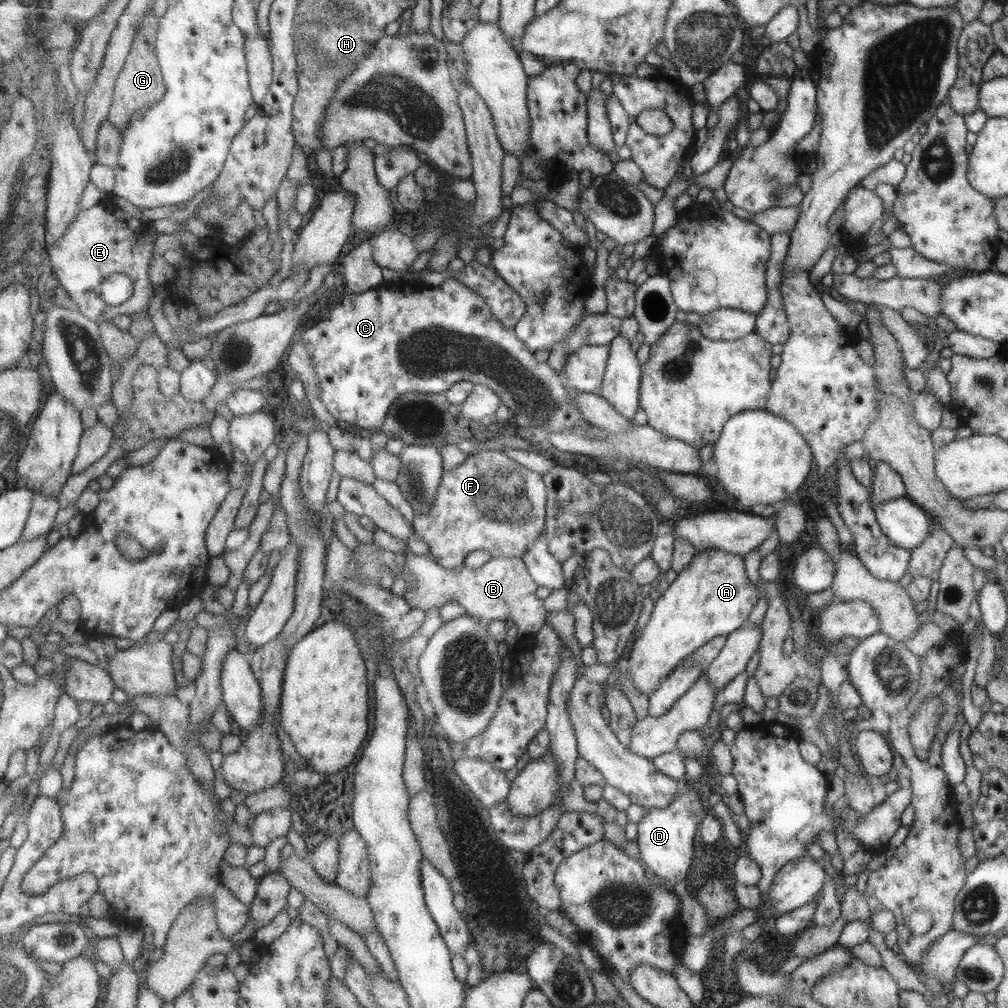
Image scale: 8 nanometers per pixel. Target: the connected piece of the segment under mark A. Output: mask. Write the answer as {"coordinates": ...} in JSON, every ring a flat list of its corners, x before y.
{"coordinates":[[713,548,697,550,693,553,687,566,676,574,674,581,668,584,665,591,653,603,650,617,633,644,627,658,628,666,624,667,629,670,633,684,639,691,649,695,658,688,660,682,668,676,669,672,672,672,679,662,694,650,715,636,728,635,745,624,757,599,756,586,747,579,743,558,740,555,723,552,723,550,713,550]]}

